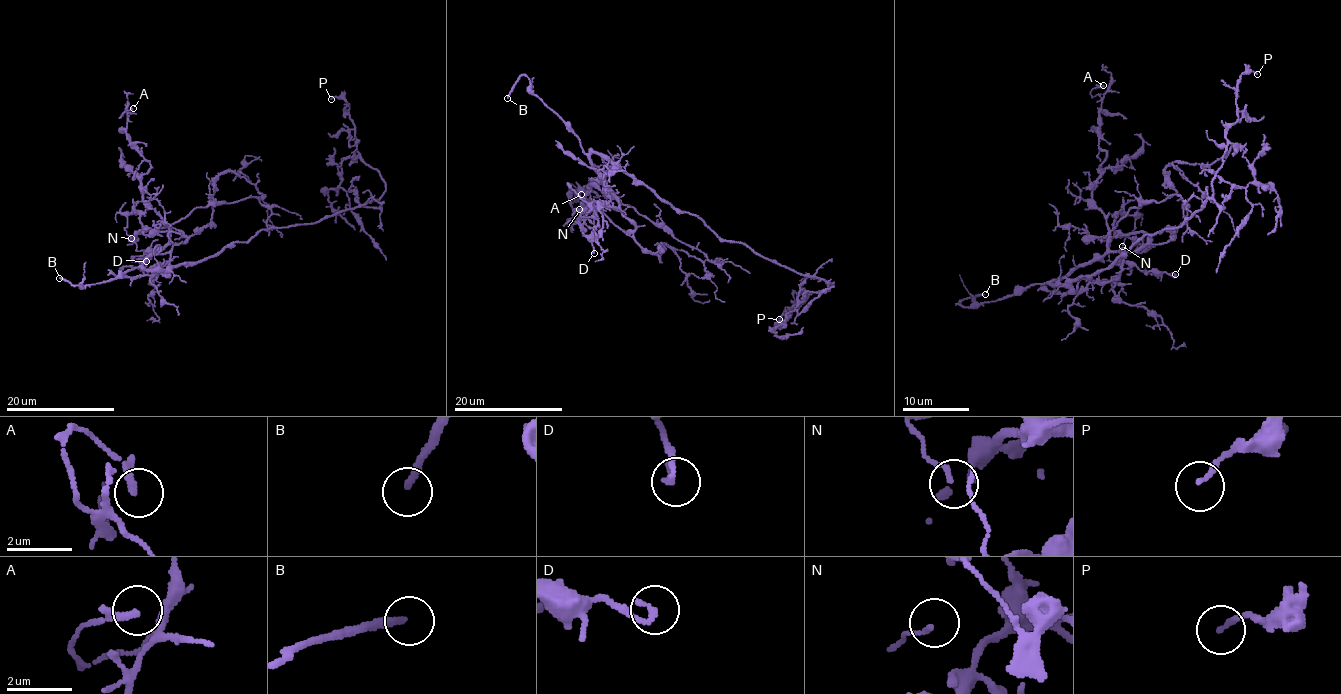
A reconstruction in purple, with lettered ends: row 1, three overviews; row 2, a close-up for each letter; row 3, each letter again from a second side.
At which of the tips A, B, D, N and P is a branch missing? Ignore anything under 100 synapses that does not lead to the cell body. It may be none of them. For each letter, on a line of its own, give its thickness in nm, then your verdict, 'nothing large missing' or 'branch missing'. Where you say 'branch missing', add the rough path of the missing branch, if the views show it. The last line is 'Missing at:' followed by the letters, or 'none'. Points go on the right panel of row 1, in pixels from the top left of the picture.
A: calibre 200 nm; nothing large missing
B: calibre 220 nm; branch missing; course (985, 294), (991, 294), (1022, 321), (1047, 329), (1098, 329), (1112, 323), (1140, 326), (1172, 349)
D: calibre 190 nm; nothing large missing
N: calibre 120 nm; nothing large missing
P: calibre 160 nm; nothing large missing
Missing at: B

